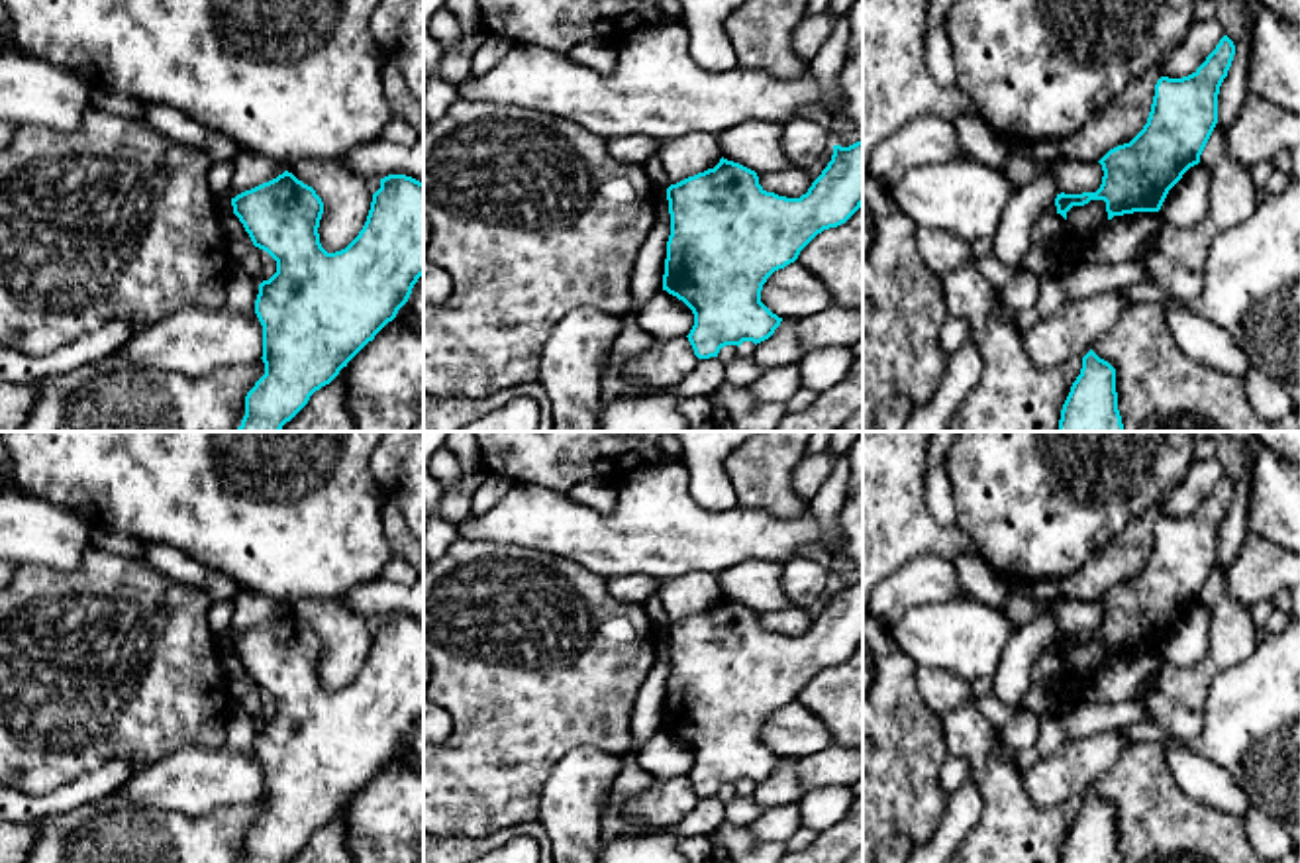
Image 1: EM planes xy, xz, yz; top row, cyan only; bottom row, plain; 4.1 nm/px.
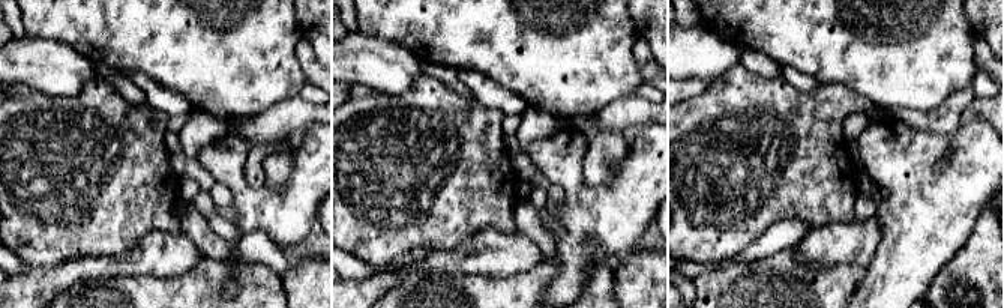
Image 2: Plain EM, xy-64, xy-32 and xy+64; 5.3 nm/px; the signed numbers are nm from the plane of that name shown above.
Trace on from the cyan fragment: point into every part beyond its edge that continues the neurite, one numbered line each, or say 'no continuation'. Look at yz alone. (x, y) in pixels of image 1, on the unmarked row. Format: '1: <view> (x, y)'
no continuation

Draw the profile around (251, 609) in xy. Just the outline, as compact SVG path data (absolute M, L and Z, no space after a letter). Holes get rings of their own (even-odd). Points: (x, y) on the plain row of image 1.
M239 588L233 606L235 610L229 628L229 637L235 637L237 634L251 630L263 622L269 622L284 612L284 608L280 608L269 596L247 588Z

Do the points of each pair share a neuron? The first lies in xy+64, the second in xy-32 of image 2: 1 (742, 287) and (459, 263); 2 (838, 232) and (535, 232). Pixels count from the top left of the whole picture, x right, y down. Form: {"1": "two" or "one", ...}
{"1": "two", "2": "two"}

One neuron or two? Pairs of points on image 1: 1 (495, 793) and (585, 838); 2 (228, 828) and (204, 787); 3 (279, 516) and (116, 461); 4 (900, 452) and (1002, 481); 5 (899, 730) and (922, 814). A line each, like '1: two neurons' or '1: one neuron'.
1: two neurons
2: two neurons
3: one neuron
4: two neurons
5: one neuron

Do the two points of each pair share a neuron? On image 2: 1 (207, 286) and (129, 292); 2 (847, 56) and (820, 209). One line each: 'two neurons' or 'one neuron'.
1: one neuron
2: two neurons

